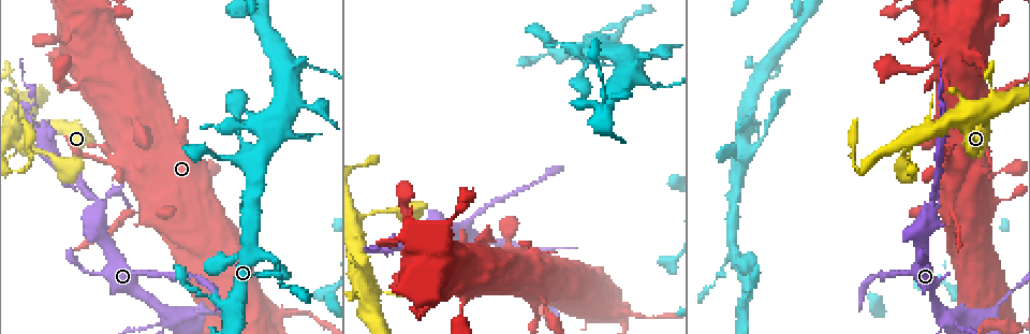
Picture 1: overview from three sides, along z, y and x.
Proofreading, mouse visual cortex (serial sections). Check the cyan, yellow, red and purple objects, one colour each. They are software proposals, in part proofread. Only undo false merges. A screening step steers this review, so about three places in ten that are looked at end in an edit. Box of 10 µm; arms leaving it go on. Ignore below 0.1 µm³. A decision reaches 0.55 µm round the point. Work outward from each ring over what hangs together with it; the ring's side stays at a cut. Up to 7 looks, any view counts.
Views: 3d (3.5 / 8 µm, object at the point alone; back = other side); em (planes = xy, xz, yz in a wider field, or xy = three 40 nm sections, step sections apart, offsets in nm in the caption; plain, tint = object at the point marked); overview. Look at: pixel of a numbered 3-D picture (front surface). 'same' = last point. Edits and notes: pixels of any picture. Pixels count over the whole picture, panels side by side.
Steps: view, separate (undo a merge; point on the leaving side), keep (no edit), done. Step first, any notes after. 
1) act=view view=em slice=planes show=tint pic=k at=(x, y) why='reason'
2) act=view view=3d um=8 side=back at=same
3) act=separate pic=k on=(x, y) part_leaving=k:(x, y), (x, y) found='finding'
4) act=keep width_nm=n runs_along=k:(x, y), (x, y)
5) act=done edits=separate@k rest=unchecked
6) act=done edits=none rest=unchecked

act=view view=3d um=8 pic=1 at=(99, 200) why='thick turns thin'

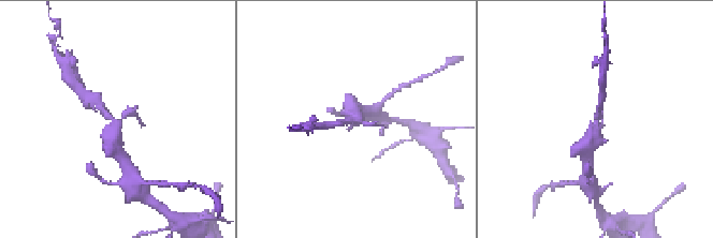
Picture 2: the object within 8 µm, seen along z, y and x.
act=view view=3d um=3.5 at=same why='zoom in'

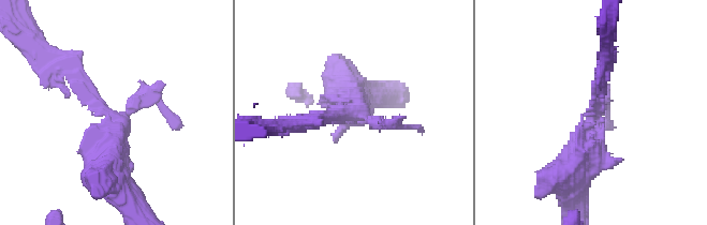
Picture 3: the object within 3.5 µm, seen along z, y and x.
act=keep runs_along=3:(111, 176), (117, 120), (58, 68) found='all the same cell'

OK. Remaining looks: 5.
act=view view=3d um=8 side=back pic=1 at=(33, 118) why='sharp bend'

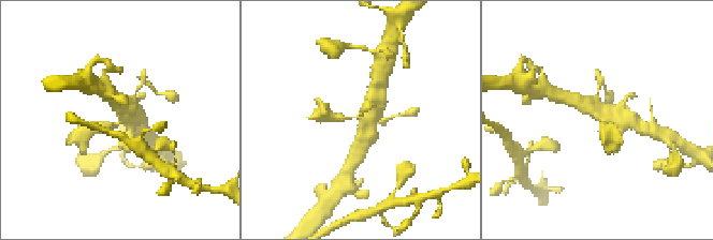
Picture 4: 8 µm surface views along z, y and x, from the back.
act=view view=3d um=3.5 at=same

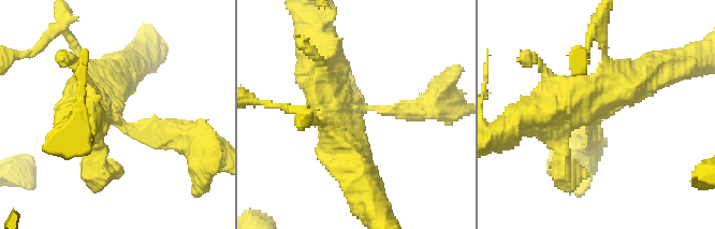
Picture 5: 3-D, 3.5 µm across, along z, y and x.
act=view view=em slice=xy step=1 show=tint pic=5 at=(591, 117) arms=3 arm_widths_nm=300,450,500 why='now the EM'

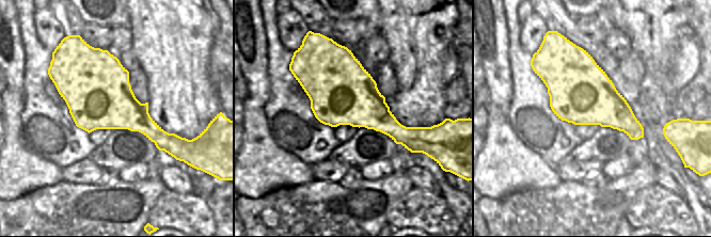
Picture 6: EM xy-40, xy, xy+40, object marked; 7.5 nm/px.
act=keep runs_along=5:(422, 106), (346, 106), (323, 52) found='all the same cell'

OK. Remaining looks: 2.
act=view view=3d um=3.5 pic=1 at=(431, 249) why='abrupt turn'

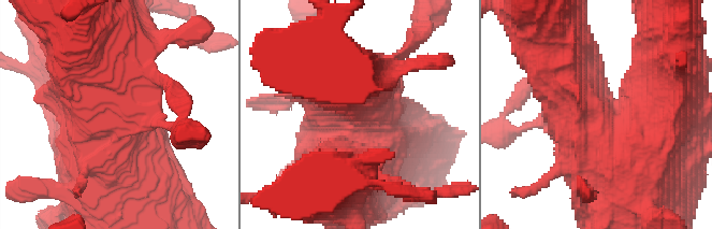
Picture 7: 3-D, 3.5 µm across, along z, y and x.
act=view view=em slice=planes show=tint at=same why='shape alone is not enough'

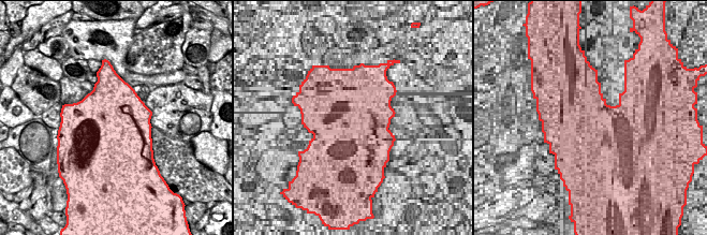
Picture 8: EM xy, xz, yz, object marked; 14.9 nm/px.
act=keep runs_along=7:(636, 219), (630, 176), (586, 120) found='continuous, no second cell'

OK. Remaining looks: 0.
act=done edits=none rest=unchecked

